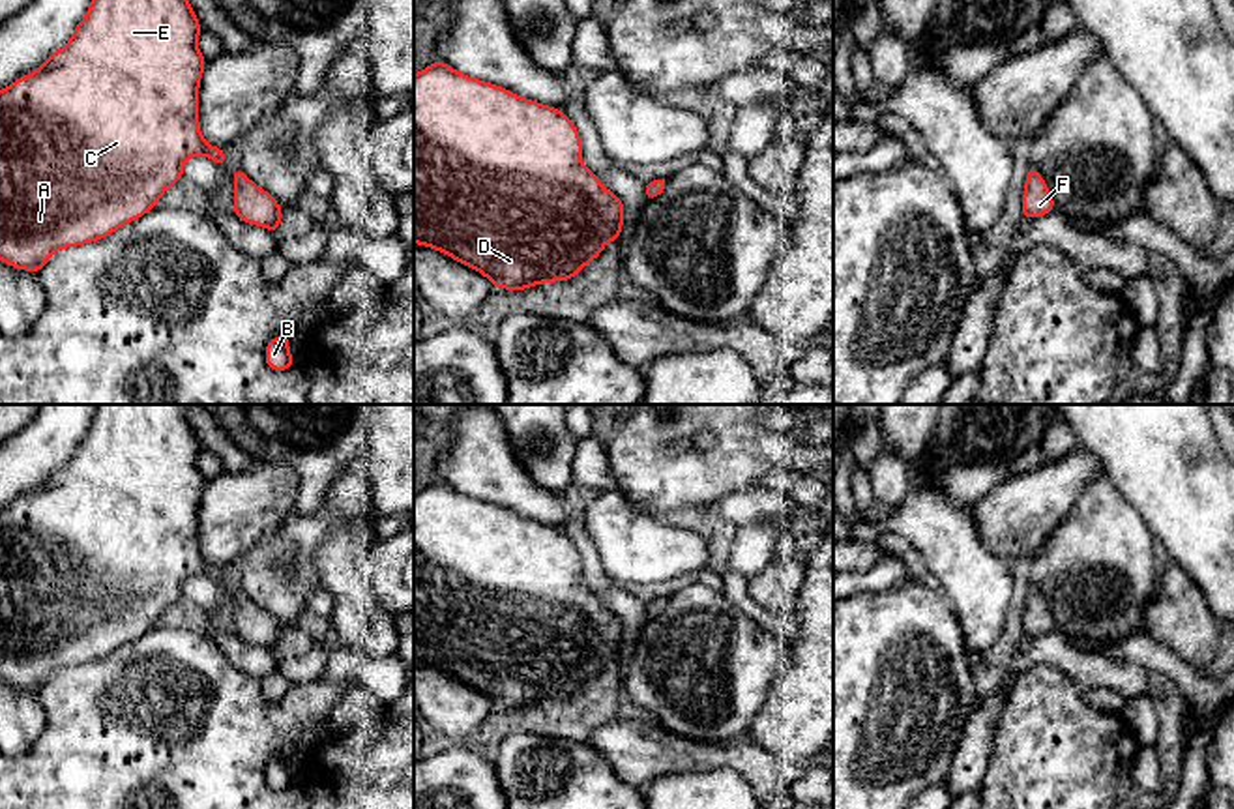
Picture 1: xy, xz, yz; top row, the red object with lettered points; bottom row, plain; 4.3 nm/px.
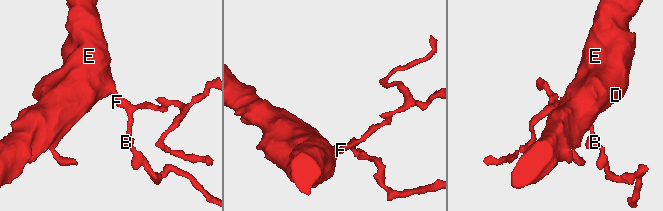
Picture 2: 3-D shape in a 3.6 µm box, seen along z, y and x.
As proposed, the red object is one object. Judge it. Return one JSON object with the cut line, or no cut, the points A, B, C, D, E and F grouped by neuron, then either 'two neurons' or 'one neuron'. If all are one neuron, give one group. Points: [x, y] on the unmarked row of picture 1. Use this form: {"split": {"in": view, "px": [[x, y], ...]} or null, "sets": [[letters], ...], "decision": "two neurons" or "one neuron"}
{"split": null, "sets": [["A", "B", "C", "D", "E", "F"]], "decision": "one neuron"}

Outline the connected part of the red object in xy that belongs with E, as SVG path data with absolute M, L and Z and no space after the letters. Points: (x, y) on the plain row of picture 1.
M95 404L86 436L75 448L67 464L51 474L41 487L0 509L0 680L11 687L39 693L60 669L84 665L110 655L124 644L157 625L159 616L184 596L184 581L206 575L217 584L227 582L223 567L210 566L198 545L198 504L206 485L197 459L202 451L187 418L187 404Z

